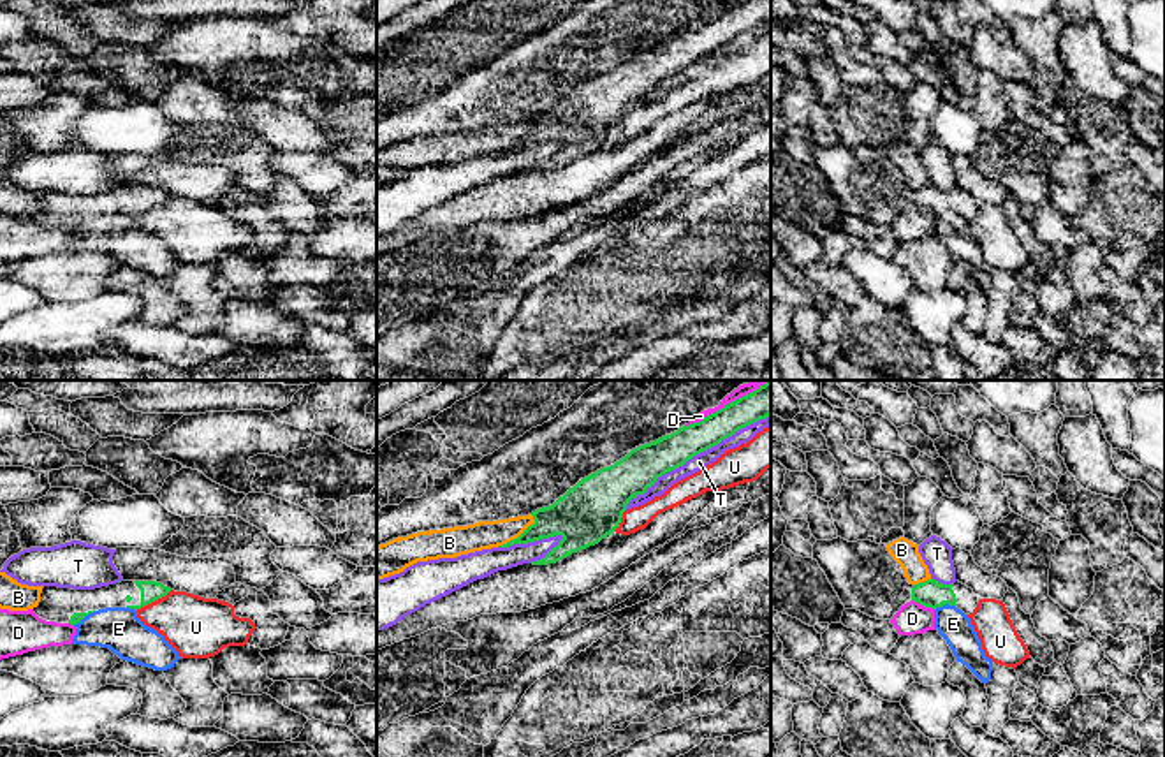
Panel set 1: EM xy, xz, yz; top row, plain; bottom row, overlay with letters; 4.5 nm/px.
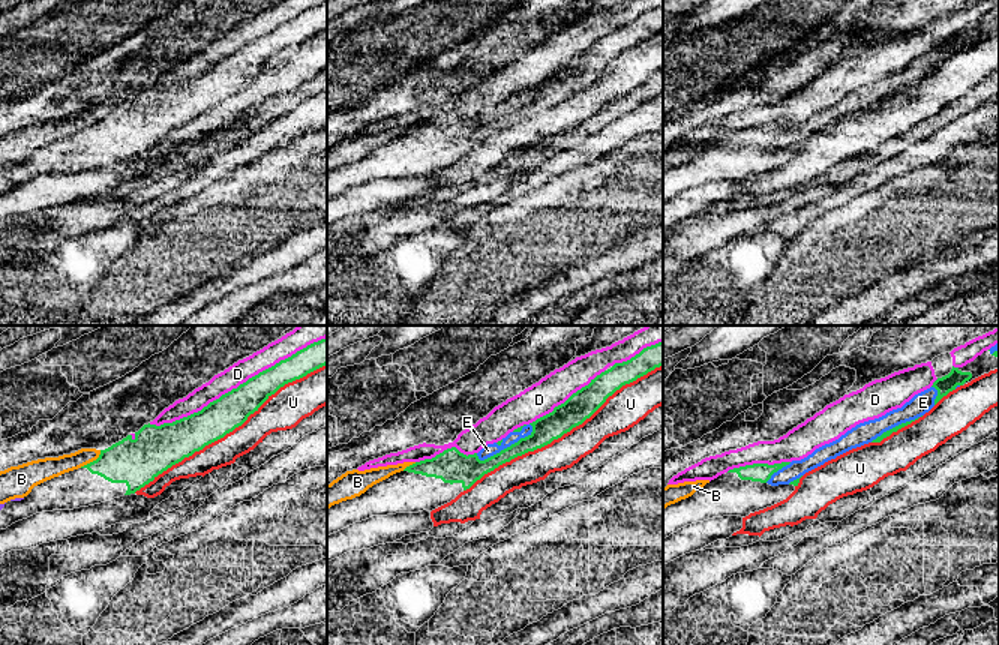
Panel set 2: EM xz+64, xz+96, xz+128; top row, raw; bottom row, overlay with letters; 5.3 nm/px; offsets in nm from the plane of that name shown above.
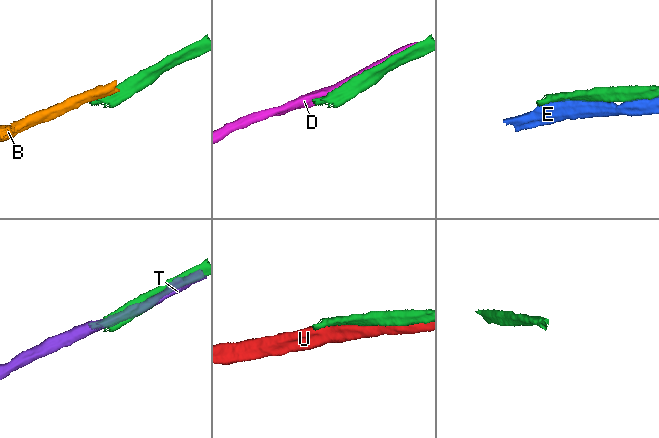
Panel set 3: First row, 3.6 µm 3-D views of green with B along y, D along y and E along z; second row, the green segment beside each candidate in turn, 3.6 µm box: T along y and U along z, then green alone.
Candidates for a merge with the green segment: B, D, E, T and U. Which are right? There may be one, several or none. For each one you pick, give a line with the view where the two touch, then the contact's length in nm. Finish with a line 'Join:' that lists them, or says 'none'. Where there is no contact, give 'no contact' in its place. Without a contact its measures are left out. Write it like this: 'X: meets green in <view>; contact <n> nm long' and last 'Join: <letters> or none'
Join: none

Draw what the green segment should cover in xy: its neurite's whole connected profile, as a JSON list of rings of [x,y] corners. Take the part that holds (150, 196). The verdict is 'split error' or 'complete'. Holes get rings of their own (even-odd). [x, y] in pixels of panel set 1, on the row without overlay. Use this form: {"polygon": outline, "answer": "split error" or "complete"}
{"polygon": [[[120,187],[95,195],[44,192],[33,218],[46,227],[76,231],[90,218],[106,213],[130,213],[137,217],[169,197],[171,194],[157,187]]], "answer": "split error"}

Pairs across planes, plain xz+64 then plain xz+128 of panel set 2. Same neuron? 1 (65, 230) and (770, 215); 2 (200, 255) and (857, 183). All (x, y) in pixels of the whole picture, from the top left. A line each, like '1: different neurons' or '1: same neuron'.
1: same neuron
2: different neurons

